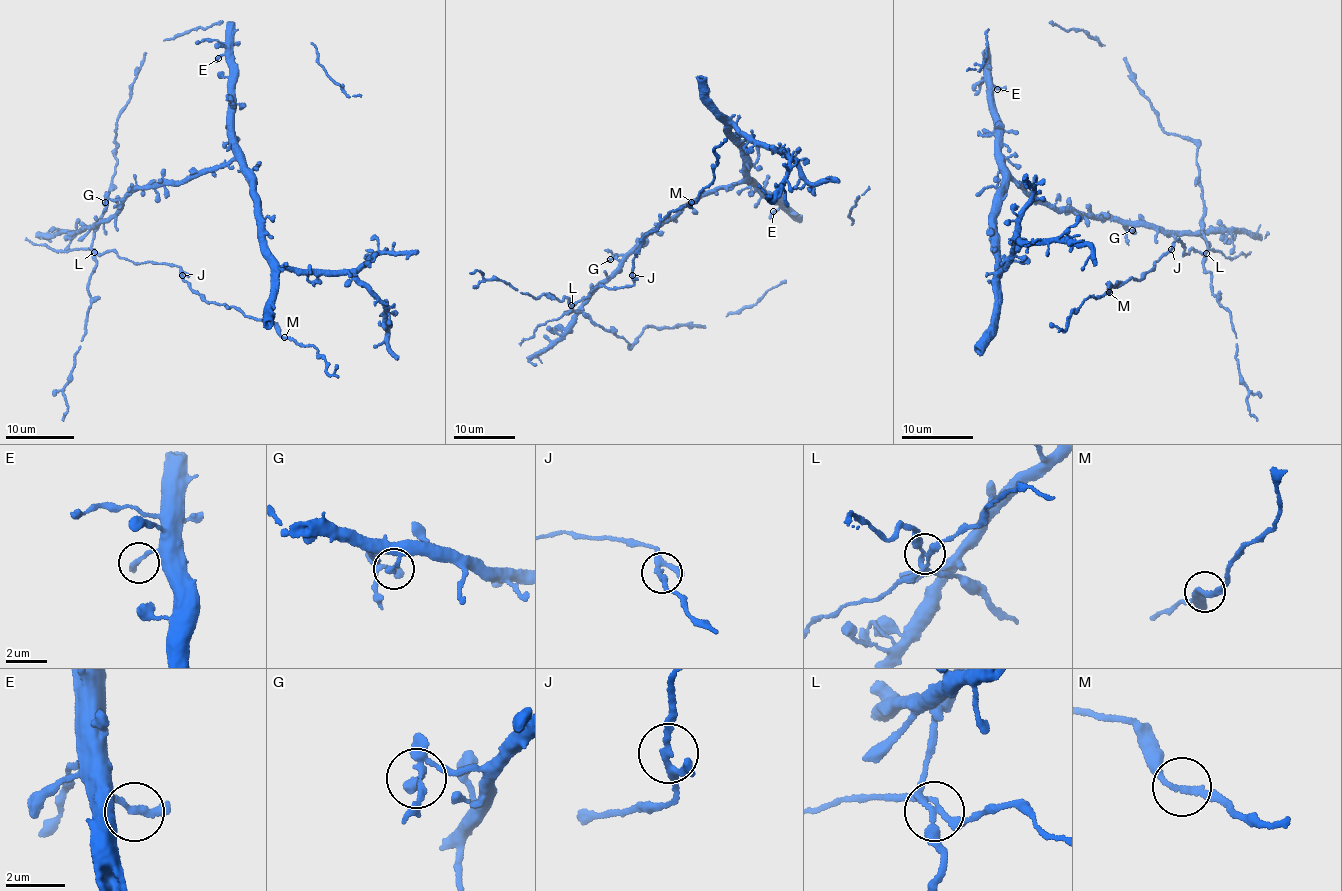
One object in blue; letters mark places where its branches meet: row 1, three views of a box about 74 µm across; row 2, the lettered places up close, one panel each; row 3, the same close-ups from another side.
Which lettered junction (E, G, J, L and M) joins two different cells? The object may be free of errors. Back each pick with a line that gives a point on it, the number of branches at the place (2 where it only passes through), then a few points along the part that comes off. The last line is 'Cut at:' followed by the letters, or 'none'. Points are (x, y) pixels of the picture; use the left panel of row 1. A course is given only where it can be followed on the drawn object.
Cut at: none

